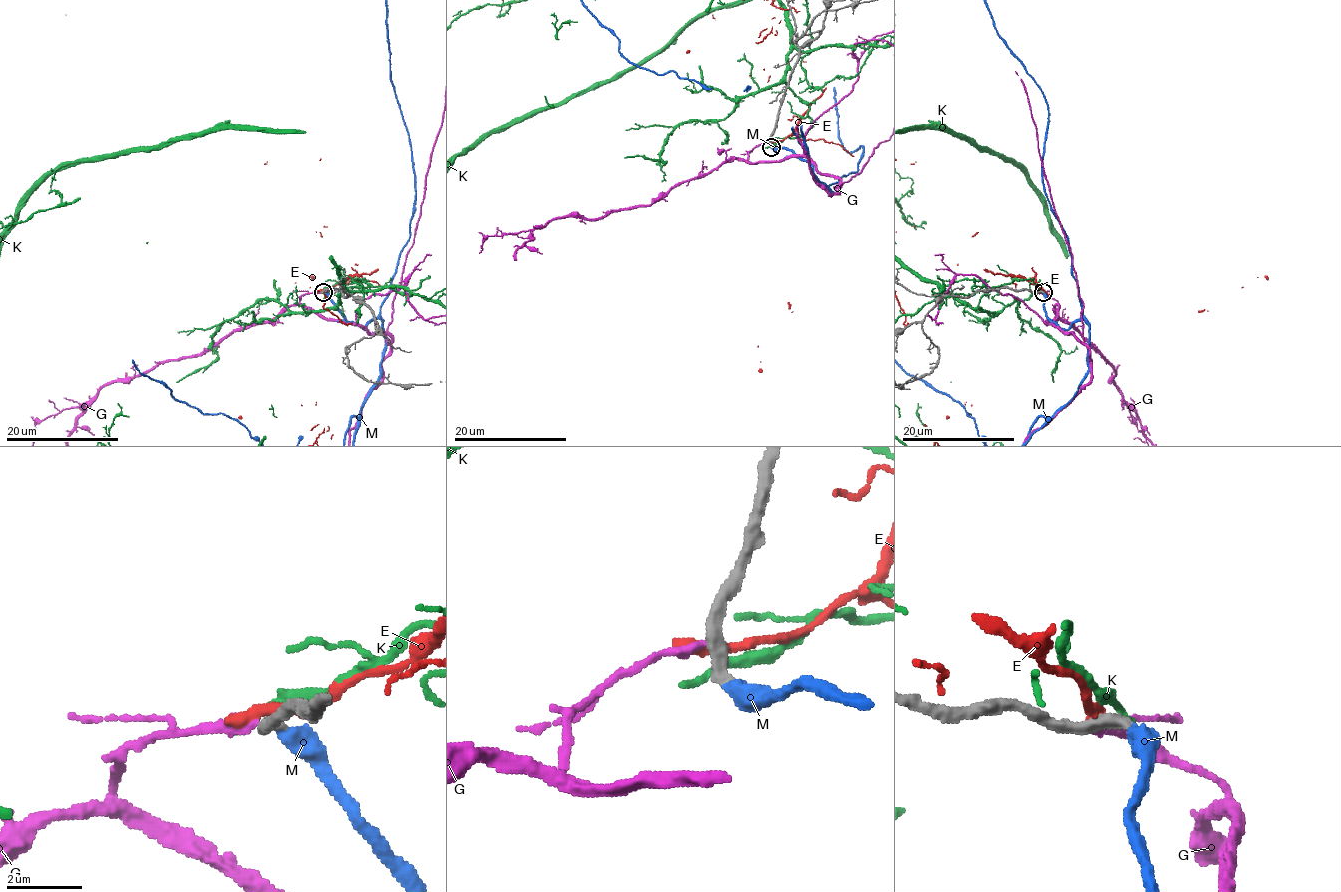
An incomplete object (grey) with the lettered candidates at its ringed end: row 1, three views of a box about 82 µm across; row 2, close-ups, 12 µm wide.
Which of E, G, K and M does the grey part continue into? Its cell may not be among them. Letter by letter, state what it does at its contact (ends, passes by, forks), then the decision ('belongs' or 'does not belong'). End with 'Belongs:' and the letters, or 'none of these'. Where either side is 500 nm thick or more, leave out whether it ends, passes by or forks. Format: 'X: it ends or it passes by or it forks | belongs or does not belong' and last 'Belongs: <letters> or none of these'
E: it ends | does not belong
G: it ends | does not belong
K: it ends | does not belong
M: belongs
Belongs: M

